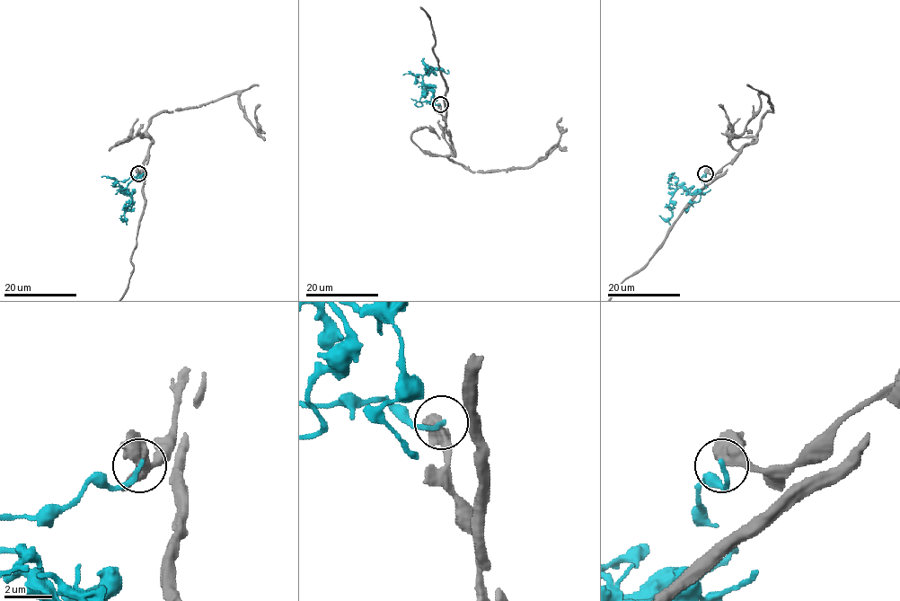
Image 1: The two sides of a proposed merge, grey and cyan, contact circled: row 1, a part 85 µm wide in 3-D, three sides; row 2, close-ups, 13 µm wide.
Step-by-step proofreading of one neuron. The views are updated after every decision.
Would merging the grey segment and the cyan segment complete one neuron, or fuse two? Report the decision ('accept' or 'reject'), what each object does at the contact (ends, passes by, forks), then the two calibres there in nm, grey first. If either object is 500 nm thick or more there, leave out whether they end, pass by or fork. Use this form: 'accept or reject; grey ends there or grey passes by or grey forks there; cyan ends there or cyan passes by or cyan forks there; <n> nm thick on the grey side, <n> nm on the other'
reject; grey passes by; cyan ends there; 480 nm thick on the grey side, 200 nm on the other

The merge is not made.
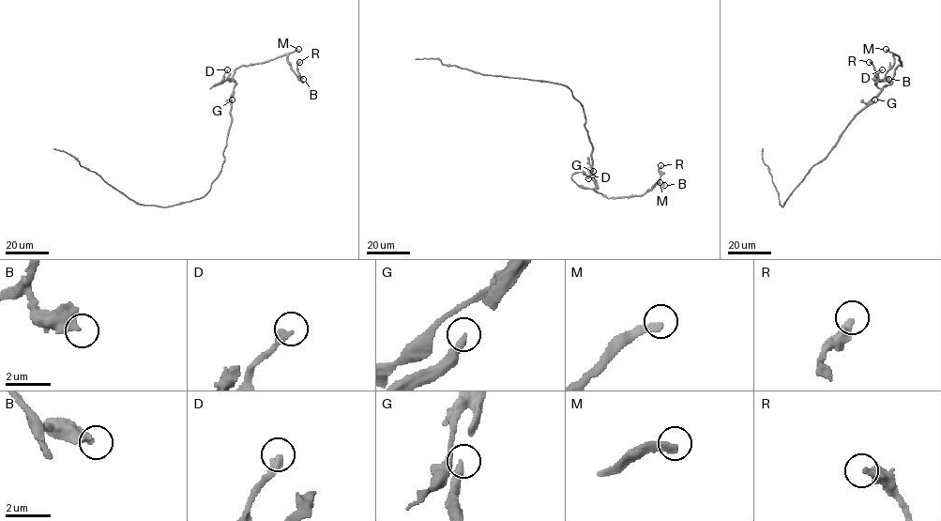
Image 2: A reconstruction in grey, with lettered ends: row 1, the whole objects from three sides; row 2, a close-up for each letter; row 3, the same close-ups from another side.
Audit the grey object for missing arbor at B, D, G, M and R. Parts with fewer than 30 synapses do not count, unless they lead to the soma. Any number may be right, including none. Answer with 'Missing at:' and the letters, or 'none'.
Missing at: D, M

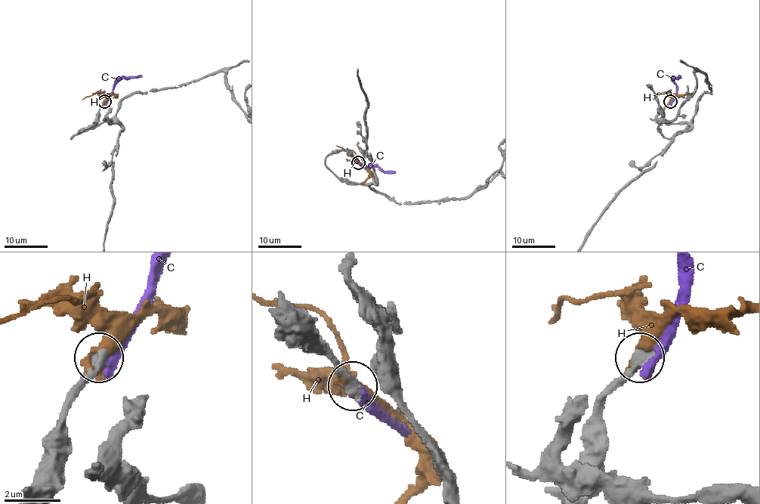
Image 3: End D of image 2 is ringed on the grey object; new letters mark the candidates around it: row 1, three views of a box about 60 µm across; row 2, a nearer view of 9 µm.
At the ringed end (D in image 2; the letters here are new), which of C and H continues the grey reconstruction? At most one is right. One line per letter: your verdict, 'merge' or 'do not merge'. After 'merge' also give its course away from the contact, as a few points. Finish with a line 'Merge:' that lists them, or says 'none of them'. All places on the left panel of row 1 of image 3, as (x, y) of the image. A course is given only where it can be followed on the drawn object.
C: do not merge
H: merge; it runs (103, 102), (103, 91), (81, 99)
Merge: H

